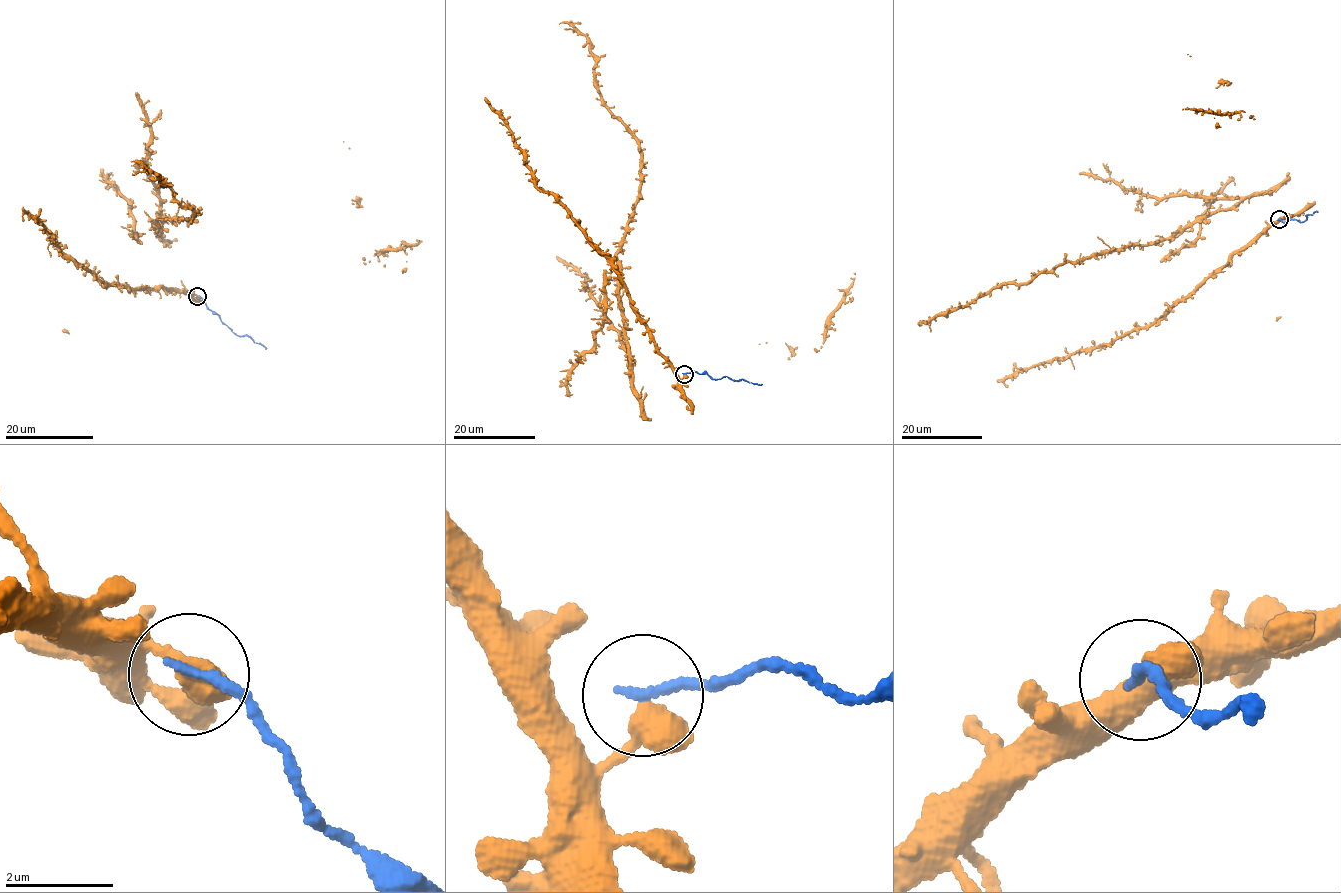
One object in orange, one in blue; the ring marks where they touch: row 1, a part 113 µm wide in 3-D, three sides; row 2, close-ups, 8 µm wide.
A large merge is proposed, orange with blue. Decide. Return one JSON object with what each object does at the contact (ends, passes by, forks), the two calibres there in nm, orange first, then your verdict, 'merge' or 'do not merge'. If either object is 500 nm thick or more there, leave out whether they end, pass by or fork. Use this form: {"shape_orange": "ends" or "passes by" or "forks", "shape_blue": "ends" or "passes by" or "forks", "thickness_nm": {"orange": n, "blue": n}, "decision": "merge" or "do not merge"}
{"thickness_nm": {"orange": 550, "blue": 200}, "decision": "do not merge"}

